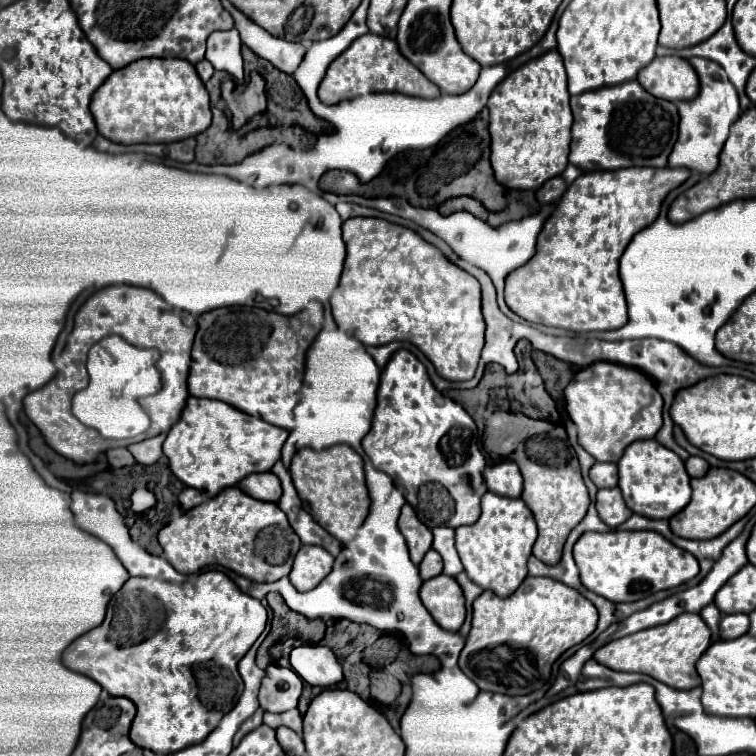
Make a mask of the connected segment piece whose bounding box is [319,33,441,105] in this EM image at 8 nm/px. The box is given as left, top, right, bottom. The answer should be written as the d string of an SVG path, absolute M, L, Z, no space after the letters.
M367 33L359 39L355 39L349 49L345 49L327 69L321 85L319 85L319 99L327 105L345 101L345 99L355 99L363 93L375 93L375 91L397 91L413 97L425 97L433 99L439 97L441 91L437 89L435 83L425 79L413 63L409 63L401 53L399 47L393 39L379 37L373 33Z

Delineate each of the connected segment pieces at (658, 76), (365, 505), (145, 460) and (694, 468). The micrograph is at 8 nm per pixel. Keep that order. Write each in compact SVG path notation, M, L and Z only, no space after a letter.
M655 57L637 75L637 81L661 99L681 101L699 93L699 79L689 61L681 57Z
M333 445L329 449L299 449L291 461L289 473L293 477L299 497L309 505L313 519L343 545L349 543L369 511L369 493L365 487L363 459L349 445Z
M165 433L129 445L129 451L131 451L131 455L135 457L137 463L153 465L161 457L161 443L163 443L163 439L165 439Z
M689 457L689 459L685 461L685 465L687 465L687 473L689 473L691 477L701 477L701 475L705 475L707 469L709 469L709 463L707 463L703 457Z

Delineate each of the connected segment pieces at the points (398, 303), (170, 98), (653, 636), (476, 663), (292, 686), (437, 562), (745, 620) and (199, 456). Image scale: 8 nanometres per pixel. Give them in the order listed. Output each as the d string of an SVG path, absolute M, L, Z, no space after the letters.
M351 217L343 221L343 241L347 245L345 269L337 289L331 295L333 317L339 327L349 331L365 345L387 345L391 341L409 341L417 345L435 365L437 373L449 381L467 381L475 375L479 355L485 343L481 289L477 279L451 263L437 247L419 237L413 229L393 225L375 217Z
M147 57L113 71L91 97L97 129L117 143L171 143L203 133L211 125L209 93L189 61Z
M679 615L665 625L657 625L651 629L643 629L633 635L625 635L621 639L609 641L607 645L595 651L593 659L615 671L647 673L669 687L693 689L701 683L695 671L695 663L699 655L709 647L709 643L711 643L711 631L699 615Z
M529 575L507 599L499 599L493 591L483 591L475 599L473 623L459 667L481 691L527 695L543 687L555 659L587 639L595 625L597 609L589 599L561 581Z
M269 665L265 669L265 677L261 679L259 705L263 711L273 711L273 713L295 709L301 695L301 687L303 681L293 669Z
M431 549L425 555L425 559L421 561L421 565L419 565L419 575L421 575L423 581L427 581L427 579L437 577L441 573L443 573L443 559L441 559L441 555L435 549Z
M745 613L737 615L723 615L719 623L719 637L721 639L735 639L745 635L749 629L749 617Z
M189 397L185 403L185 409L181 411L179 421L167 433L167 439L163 443L163 453L167 455L169 467L179 481L183 481L187 487L199 489L205 497L215 497L225 487L237 485L243 477L247 477L251 473L269 471L273 467L273 463L281 457L281 447L283 447L287 435L289 435L289 431L275 427L259 417L245 415L243 411L237 411L235 407L229 407L227 403L221 403L215 399Z

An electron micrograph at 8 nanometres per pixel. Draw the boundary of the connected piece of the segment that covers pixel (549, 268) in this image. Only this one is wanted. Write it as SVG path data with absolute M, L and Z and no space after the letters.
M627 167L615 171L581 173L563 193L557 209L537 237L537 253L505 279L505 303L513 313L531 323L559 327L575 333L619 329L627 323L627 305L619 279L619 257L637 231L659 215L665 195L689 177L685 167Z

